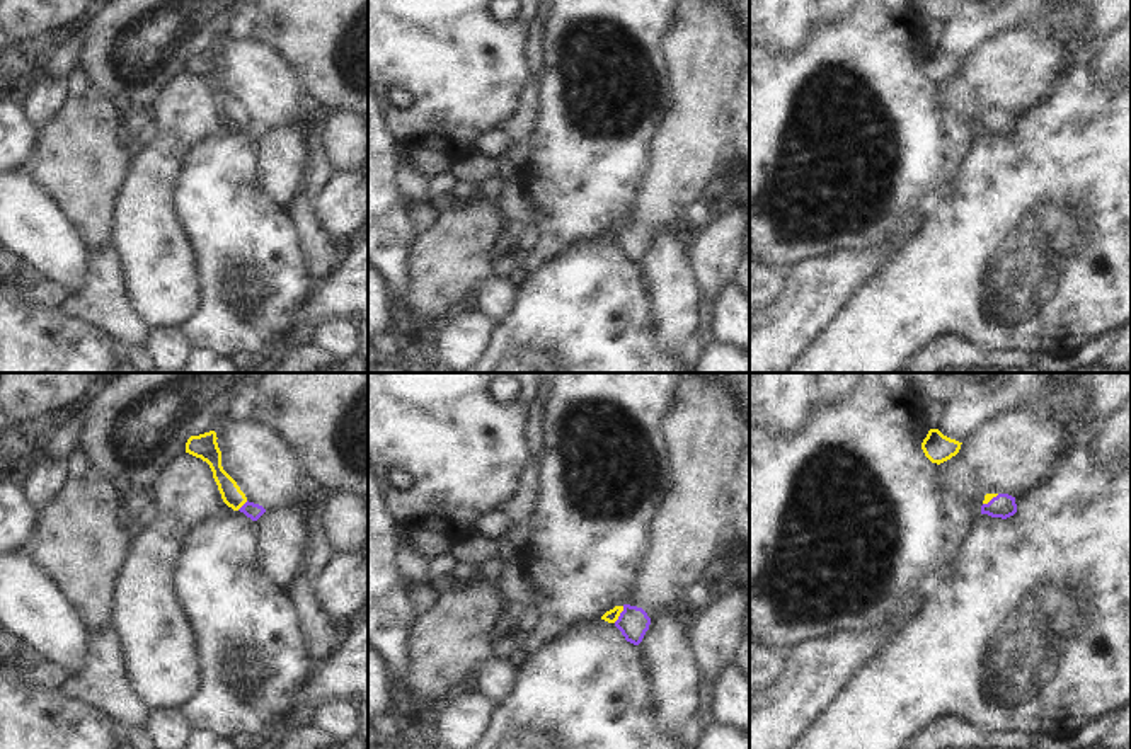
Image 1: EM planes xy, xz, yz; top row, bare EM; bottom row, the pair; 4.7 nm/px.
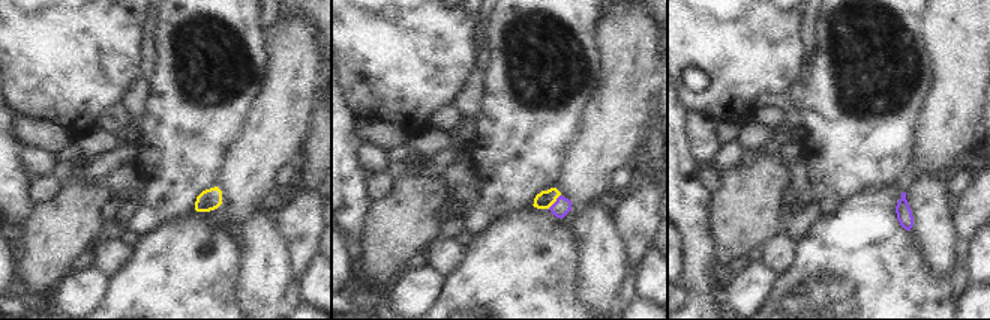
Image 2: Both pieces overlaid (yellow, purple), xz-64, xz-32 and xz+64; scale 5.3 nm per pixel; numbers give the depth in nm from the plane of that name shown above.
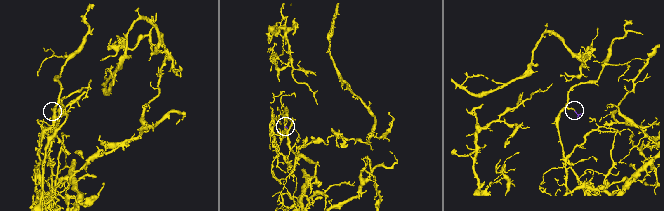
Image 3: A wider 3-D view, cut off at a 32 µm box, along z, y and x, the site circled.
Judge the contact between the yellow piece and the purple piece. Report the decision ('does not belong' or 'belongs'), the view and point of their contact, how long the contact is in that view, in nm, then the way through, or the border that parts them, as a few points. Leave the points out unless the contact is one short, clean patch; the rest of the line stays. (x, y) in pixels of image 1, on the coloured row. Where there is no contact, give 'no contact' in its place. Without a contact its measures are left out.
belongs; meets yellow in xz at (619, 615); contact 90 nm long; runs through xz (612, 615), (619, 615), (632, 622)

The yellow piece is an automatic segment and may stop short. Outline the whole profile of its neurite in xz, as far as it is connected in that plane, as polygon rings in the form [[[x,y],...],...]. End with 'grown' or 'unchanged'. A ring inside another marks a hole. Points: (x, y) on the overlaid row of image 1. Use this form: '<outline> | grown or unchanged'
[[[623,604],[606,611],[601,620],[613,623],[627,642],[639,645],[649,630],[651,618],[642,608]]] | grown

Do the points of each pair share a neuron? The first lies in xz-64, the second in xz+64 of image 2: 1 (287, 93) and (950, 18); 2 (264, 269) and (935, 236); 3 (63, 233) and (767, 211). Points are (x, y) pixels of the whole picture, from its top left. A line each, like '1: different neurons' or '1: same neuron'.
1: same neuron
2: same neuron
3: same neuron

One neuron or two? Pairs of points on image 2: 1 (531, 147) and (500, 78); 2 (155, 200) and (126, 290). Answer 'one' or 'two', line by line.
1: one
2: two

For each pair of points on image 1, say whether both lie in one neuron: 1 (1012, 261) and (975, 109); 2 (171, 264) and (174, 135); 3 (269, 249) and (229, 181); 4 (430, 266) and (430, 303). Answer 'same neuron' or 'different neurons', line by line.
1: different neurons
2: same neuron
3: same neuron
4: same neuron

